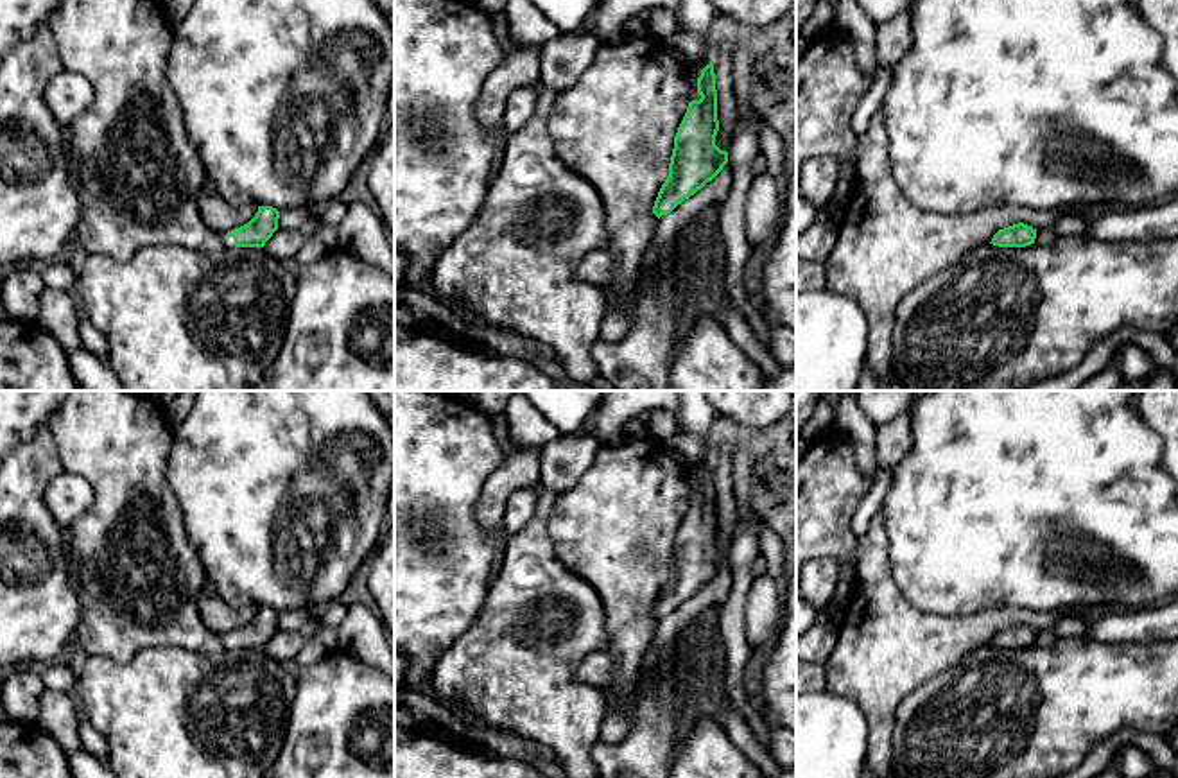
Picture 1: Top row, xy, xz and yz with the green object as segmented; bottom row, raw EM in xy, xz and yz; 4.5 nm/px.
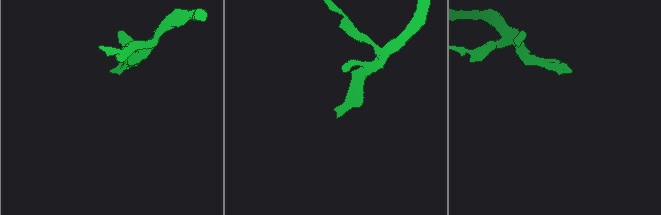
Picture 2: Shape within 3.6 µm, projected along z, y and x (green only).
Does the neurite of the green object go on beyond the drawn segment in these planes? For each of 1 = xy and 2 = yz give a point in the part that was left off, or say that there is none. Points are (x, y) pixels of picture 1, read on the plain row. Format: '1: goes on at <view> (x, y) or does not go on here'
1: goes on at xy (129, 560)
2: does not go on here

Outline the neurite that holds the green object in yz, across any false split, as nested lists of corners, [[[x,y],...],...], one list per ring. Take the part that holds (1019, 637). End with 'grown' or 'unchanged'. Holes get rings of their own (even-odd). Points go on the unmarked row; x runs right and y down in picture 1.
[[[1018,624],[1004,631],[999,631],[990,645],[999,649],[1026,649],[1035,645],[1035,640],[1036,640],[1036,631],[1033,631],[1024,624]]]; unchanged

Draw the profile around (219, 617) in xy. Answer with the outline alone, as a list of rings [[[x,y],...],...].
[[[208,579],[199,581],[194,592],[197,611],[217,638],[247,626],[258,613],[256,606],[226,604]]]

